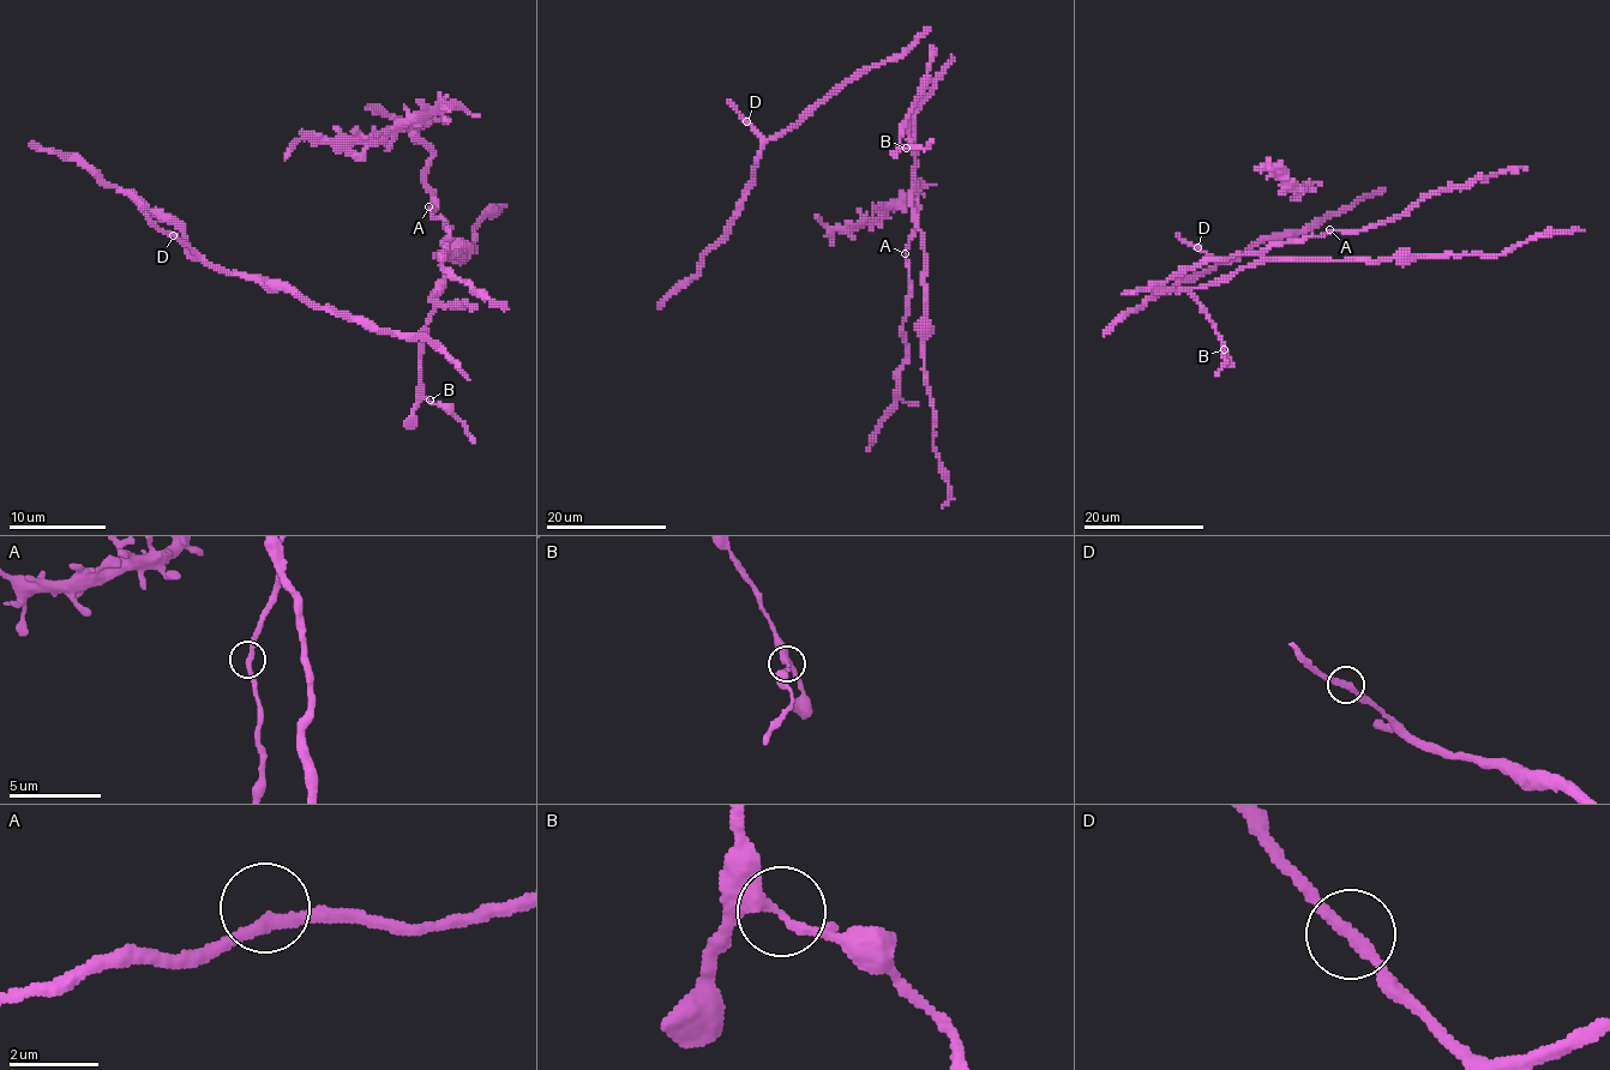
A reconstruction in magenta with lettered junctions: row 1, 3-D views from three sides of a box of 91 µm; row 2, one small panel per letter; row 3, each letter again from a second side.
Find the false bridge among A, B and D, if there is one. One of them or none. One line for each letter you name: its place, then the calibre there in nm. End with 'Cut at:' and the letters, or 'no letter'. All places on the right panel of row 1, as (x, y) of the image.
Cut at: no letter

